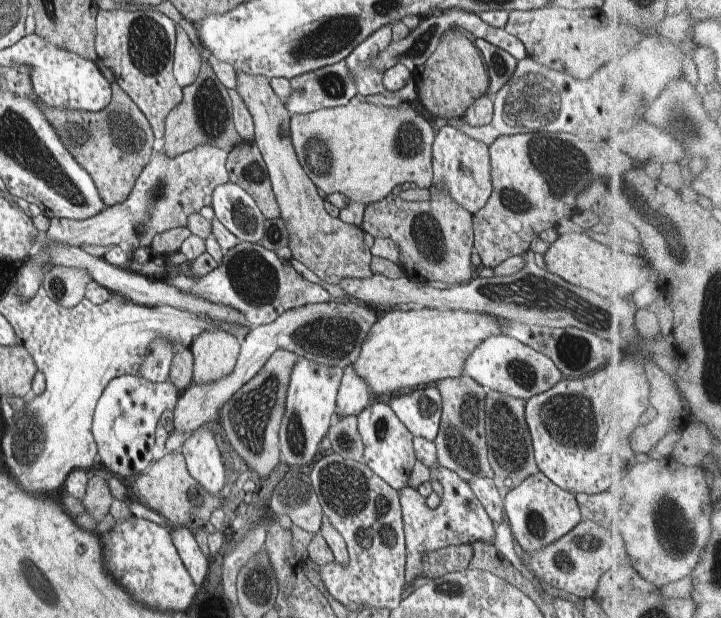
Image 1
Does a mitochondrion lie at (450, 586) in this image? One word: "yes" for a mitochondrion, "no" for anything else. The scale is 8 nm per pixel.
yes

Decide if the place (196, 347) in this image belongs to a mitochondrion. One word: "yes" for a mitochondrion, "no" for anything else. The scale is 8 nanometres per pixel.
no

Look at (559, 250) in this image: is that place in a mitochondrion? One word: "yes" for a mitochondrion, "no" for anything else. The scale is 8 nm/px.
no

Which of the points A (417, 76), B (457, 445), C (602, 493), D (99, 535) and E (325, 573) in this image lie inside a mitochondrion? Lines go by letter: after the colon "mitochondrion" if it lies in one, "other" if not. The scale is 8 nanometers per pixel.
A: other
B: mitochondrion
C: other
D: other
E: other

